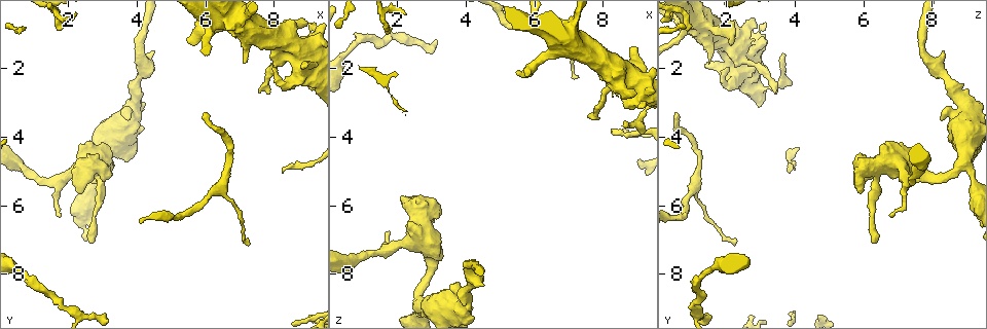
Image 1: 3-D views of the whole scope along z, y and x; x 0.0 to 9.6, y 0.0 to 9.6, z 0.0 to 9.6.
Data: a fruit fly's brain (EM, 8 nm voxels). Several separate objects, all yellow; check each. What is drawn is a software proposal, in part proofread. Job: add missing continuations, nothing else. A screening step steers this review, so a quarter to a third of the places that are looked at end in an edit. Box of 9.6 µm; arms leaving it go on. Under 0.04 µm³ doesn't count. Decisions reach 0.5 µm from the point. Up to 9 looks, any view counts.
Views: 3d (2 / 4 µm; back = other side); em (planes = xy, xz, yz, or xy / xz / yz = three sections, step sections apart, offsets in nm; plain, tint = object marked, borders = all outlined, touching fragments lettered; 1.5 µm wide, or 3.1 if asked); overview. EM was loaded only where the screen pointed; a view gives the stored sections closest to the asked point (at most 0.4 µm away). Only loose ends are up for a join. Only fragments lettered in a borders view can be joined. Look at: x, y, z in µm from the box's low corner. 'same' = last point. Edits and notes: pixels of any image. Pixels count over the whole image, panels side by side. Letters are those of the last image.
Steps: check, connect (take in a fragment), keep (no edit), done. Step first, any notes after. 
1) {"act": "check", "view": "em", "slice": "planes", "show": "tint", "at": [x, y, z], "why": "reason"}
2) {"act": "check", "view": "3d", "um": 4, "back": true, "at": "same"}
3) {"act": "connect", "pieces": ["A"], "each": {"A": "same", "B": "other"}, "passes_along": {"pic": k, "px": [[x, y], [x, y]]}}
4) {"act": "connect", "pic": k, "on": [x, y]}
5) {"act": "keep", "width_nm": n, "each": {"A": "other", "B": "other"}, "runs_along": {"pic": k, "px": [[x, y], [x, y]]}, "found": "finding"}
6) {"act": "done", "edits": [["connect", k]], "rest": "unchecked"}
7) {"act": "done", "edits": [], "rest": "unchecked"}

{"act": "check", "view": "em", "slice": "planes", "show": "borders", "at": [2.35, 4.20, 6.60], "why": "branch stops here"}

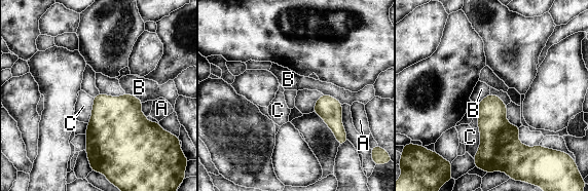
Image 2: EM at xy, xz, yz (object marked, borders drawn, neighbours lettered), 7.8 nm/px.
{"act": "keep", "each": {"A": "other", "B": "other", "C": "other"}, "found": "no lettered fragment goes on from it"}

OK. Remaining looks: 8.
{"act": "check", "view": "3d", "um": 4, "at": [1.75, 6.30, 6.70], "why": "free end"}

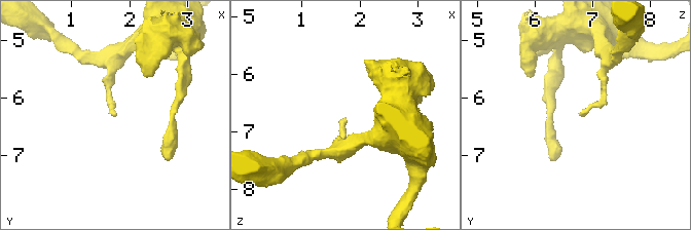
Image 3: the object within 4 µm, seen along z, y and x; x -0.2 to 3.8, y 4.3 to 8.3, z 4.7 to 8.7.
{"act": "check", "view": "em", "slice": "planes", "show": "borders", "at": [1.75, 6.35, 6.80], "why": "need the tissue"}

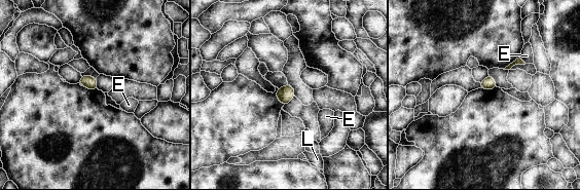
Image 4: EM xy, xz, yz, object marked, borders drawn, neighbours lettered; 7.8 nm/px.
{"act": "keep", "longest_contact_nm": ["L", 140], "each": {"E": "other", "L": "other"}, "border": {"pic": 4, "px": [[526, 64], [515, 64], [509, 69]]}, "found": "none of them fits"}

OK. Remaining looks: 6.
{"act": "check", "view": "em", "slice": "xz", "step": 4, "show": "tint", "at": [5.50, 1.15, 2.10], "why": "free end"}

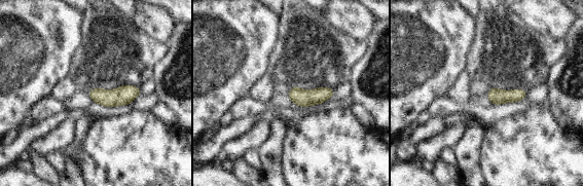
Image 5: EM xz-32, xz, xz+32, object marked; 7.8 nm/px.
{"act": "check", "view": "em", "slice": "planes", "show": "borders", "at": "same"}

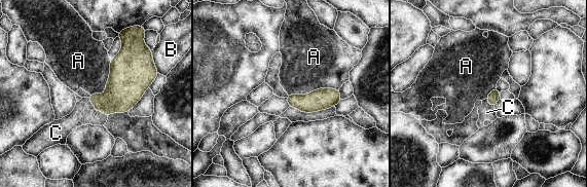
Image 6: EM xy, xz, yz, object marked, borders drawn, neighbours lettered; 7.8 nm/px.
{"act": "connect", "pieces": ["C"], "longest_contact_nm": ["A", 400], "each": {"A": "other", "B": "other", "C": "same"}, "found": "it goes on there"}

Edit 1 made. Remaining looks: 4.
{"act": "check", "view": "overview", "why": "redraw"}

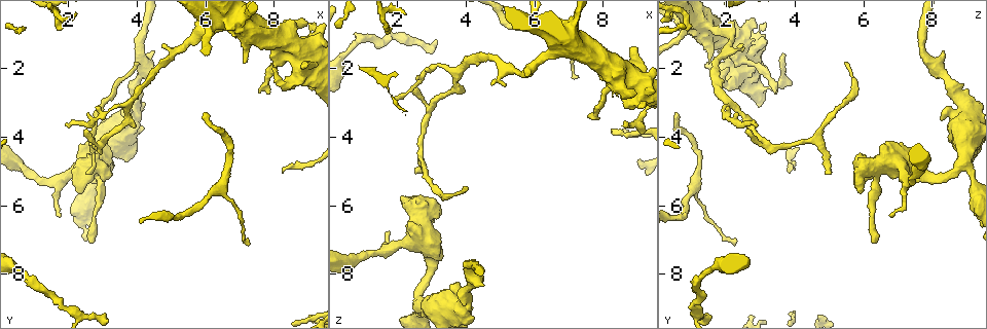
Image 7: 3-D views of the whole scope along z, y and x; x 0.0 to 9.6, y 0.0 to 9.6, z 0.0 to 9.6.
{"act": "check", "view": "em", "slice": "planes", "show": "borders", "at": [2.50, 5.10, 5.05]}

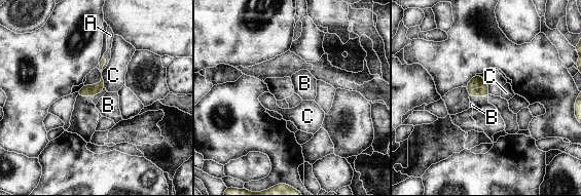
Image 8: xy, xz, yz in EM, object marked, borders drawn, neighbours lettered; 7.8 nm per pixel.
{"act": "keep", "longest_contact_nm": ["C", 100], "each": {"A": "other", "B": "other", "C": "other"}, "border": {"pic": 8, "px": [[102, 76], [105, 87]]}, "found": "none of them fits"}

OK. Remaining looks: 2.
{"act": "done", "edits": [["connect", 6]], "rest": "unchecked"}

